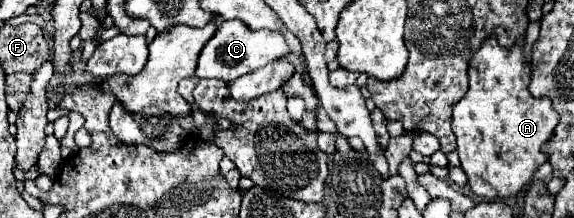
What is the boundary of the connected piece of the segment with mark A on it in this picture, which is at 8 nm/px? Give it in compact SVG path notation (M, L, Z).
M488 36L470 58L470 88L452 112L452 132L458 144L456 152L468 176L468 186L484 200L518 194L532 182L538 166L548 162L548 154L540 148L550 140L558 124L552 100L534 98L526 88L532 66L528 66L524 58L524 46L526 40L520 40L512 48L504 48L494 36Z

